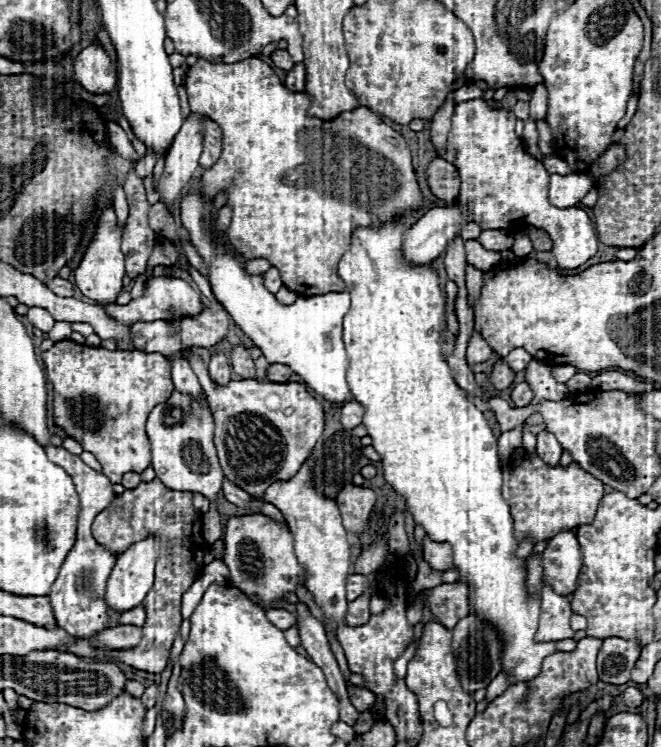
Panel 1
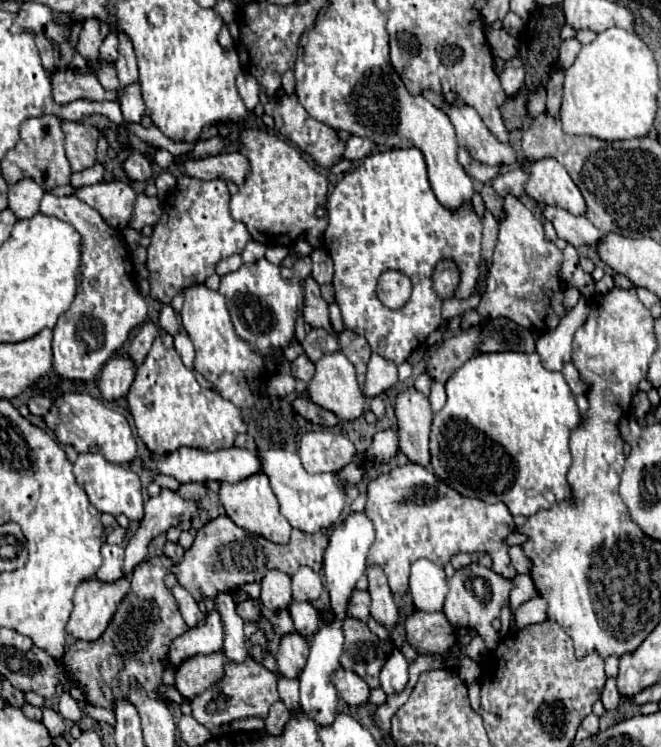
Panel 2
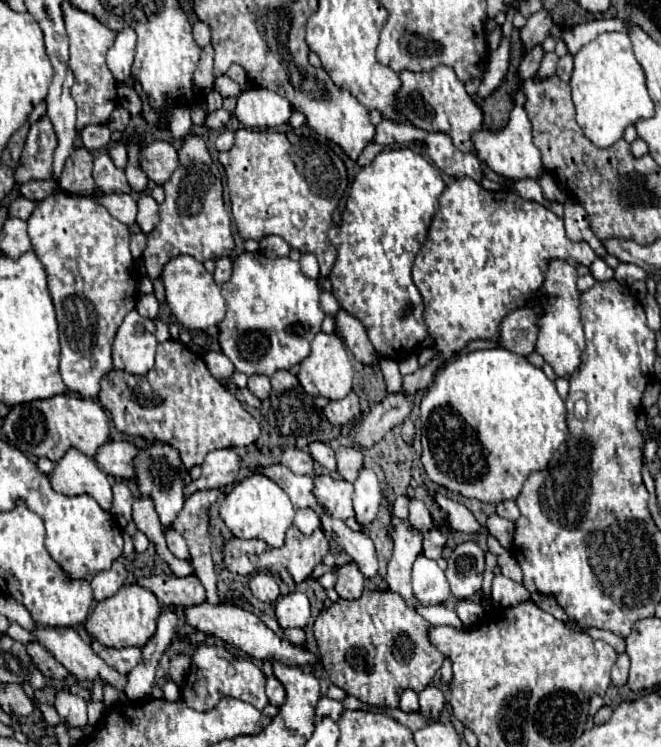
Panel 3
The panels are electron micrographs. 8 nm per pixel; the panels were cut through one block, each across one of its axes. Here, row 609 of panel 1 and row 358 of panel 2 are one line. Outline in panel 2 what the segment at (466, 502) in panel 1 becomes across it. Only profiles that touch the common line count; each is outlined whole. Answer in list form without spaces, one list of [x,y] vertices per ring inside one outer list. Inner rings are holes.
[[[480,352],[480,354],[472,356],[472,360],[468,360],[462,368],[458,368],[450,376],[450,380],[446,382],[446,394],[448,394],[448,400],[446,400],[444,408],[434,414],[432,432],[430,432],[430,456],[432,456],[430,464],[432,464],[434,476],[440,482],[448,484],[450,488],[454,488],[456,492],[460,492],[462,496],[468,496],[468,498],[480,498],[488,504],[504,502],[514,516],[522,514],[526,518],[536,514],[538,510],[548,510],[554,502],[560,502],[560,500],[566,500],[566,498],[572,496],[572,492],[568,488],[568,482],[566,482],[566,474],[568,474],[568,468],[572,464],[568,440],[570,440],[570,432],[582,422],[582,416],[578,412],[578,406],[574,402],[574,394],[570,392],[564,376],[560,372],[546,370],[536,352],[534,354],[524,354],[524,352]]]

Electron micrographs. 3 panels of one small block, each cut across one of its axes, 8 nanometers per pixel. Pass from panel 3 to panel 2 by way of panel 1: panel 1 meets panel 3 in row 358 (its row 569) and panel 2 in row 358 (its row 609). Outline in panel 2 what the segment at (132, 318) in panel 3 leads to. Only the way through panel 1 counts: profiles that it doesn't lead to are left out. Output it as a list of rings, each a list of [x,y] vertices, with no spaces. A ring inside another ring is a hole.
[[[126,350],[118,352],[102,368],[102,374],[98,380],[102,398],[108,402],[124,398],[134,382],[134,376],[136,376],[136,362],[128,356]]]

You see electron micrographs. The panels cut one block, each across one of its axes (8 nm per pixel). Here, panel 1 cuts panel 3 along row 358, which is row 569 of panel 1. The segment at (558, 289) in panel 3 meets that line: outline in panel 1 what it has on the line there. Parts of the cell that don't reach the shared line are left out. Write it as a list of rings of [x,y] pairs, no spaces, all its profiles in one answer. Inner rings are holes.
[[[570,530],[556,534],[550,538],[542,556],[546,584],[550,584],[560,596],[572,594],[582,568],[582,554],[576,534]]]

